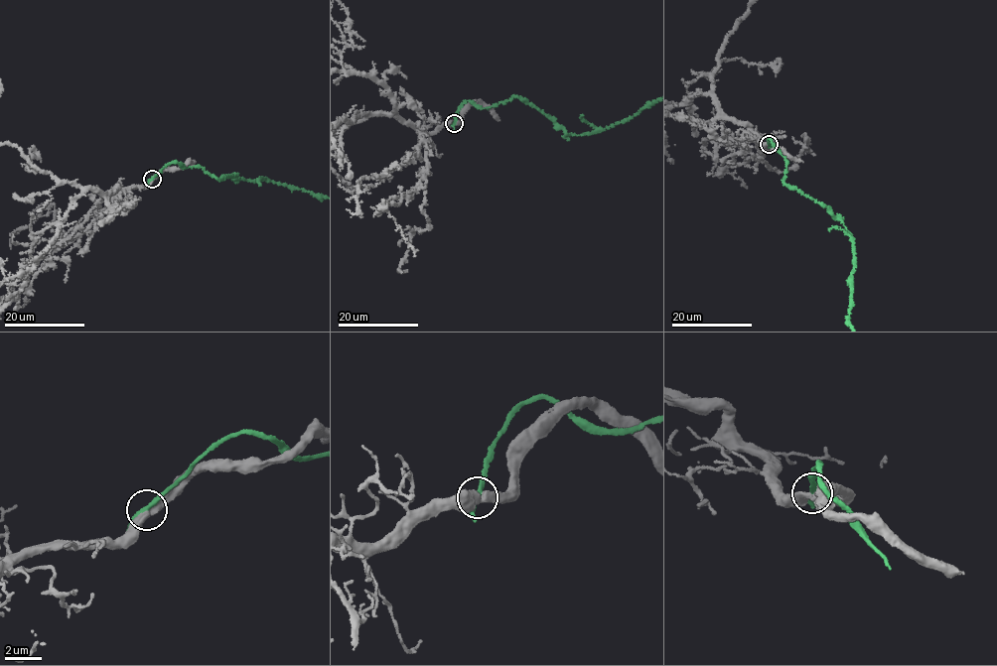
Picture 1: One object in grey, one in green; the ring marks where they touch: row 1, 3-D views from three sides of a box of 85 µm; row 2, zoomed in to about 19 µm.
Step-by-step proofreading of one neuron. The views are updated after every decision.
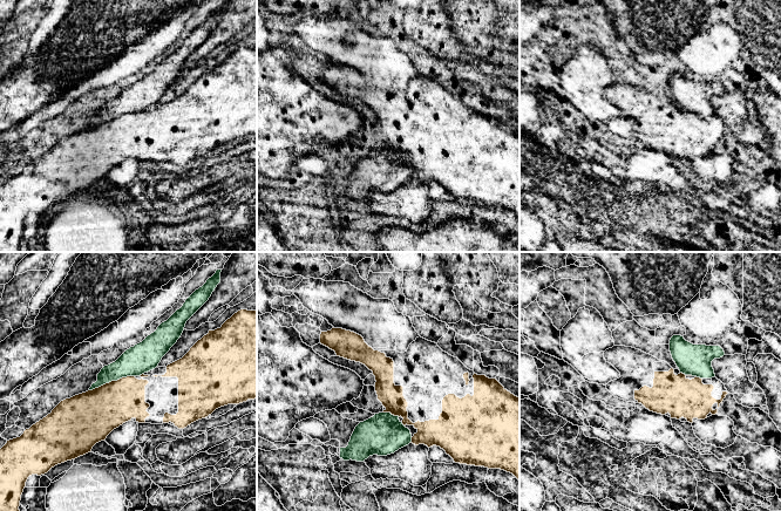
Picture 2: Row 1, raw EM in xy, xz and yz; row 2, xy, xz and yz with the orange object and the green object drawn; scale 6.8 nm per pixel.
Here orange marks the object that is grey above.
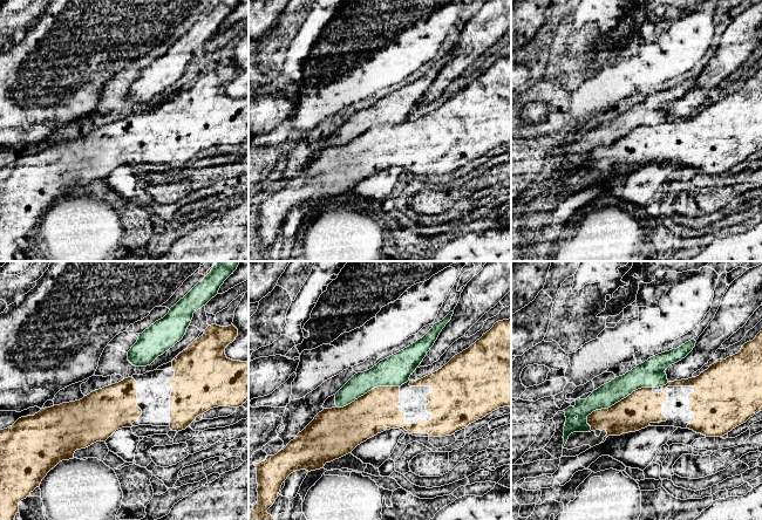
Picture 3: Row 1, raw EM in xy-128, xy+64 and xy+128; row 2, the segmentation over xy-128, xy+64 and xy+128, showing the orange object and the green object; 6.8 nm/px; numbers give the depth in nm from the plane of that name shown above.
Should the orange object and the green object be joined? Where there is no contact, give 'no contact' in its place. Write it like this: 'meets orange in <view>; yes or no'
meets orange in xy; no

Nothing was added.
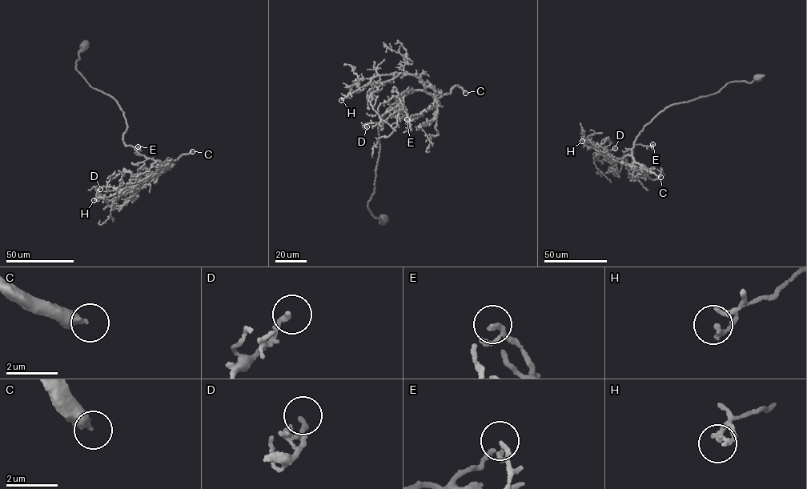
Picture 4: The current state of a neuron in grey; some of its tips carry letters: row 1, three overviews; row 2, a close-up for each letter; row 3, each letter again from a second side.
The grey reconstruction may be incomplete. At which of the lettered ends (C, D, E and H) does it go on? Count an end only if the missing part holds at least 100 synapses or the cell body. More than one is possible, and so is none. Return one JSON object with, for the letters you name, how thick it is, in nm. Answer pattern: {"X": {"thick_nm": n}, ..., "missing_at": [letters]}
{"C": {"thick_nm": 400}, "missing_at": ["C"]}

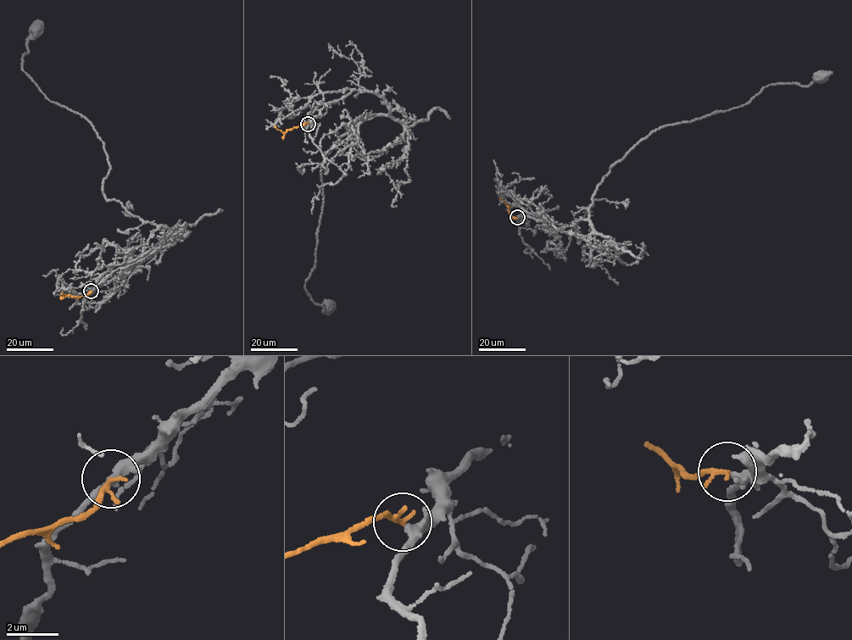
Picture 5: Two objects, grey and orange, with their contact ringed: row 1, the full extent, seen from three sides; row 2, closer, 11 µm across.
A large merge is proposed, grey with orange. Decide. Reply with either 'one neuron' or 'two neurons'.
one neuron

